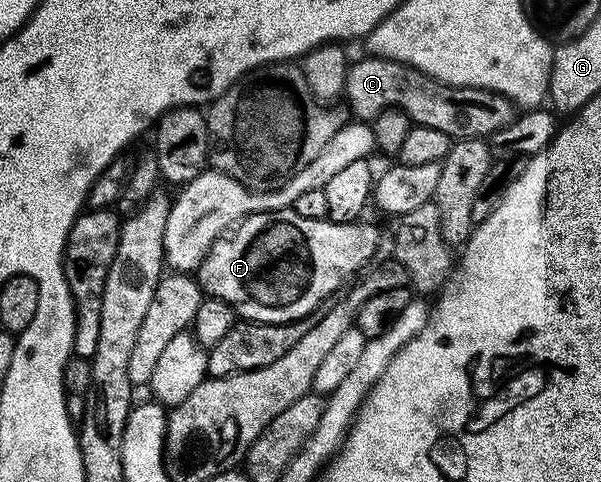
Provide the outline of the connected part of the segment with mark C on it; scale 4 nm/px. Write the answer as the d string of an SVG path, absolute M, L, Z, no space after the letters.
M370 54L364 57L364 60L359 60L356 64L354 61L347 70L345 101L351 107L351 112L355 115L352 117L356 121L374 122L386 108L400 108L410 118L412 125L429 126L452 138L473 140L490 138L516 118L516 105L500 92L490 92L484 88L454 88L408 64Z

